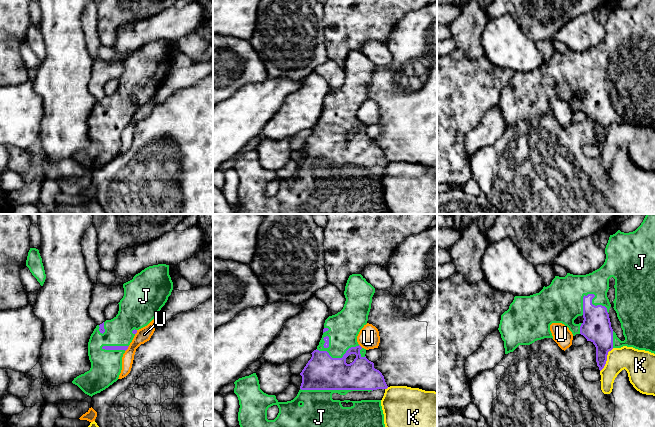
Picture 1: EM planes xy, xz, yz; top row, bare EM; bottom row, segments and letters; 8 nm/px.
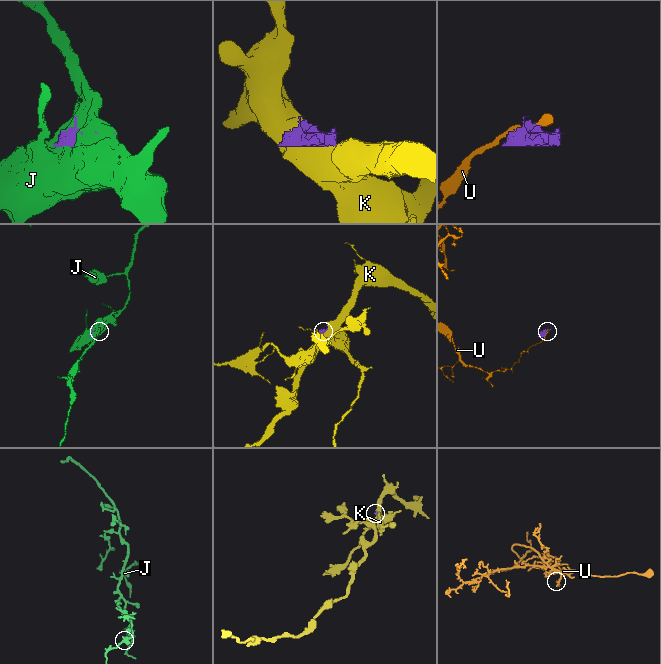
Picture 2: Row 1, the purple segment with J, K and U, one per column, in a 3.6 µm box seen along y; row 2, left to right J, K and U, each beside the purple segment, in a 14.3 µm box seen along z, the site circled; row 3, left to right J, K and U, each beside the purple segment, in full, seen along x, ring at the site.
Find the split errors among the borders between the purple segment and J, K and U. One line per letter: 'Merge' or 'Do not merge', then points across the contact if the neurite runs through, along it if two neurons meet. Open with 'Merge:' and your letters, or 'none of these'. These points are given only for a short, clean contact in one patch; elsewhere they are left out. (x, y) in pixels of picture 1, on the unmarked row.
Merge: J
J: Merge
K: Do not merge
U: Do not merge. Boundary: xy (129, 122), (125, 127)

